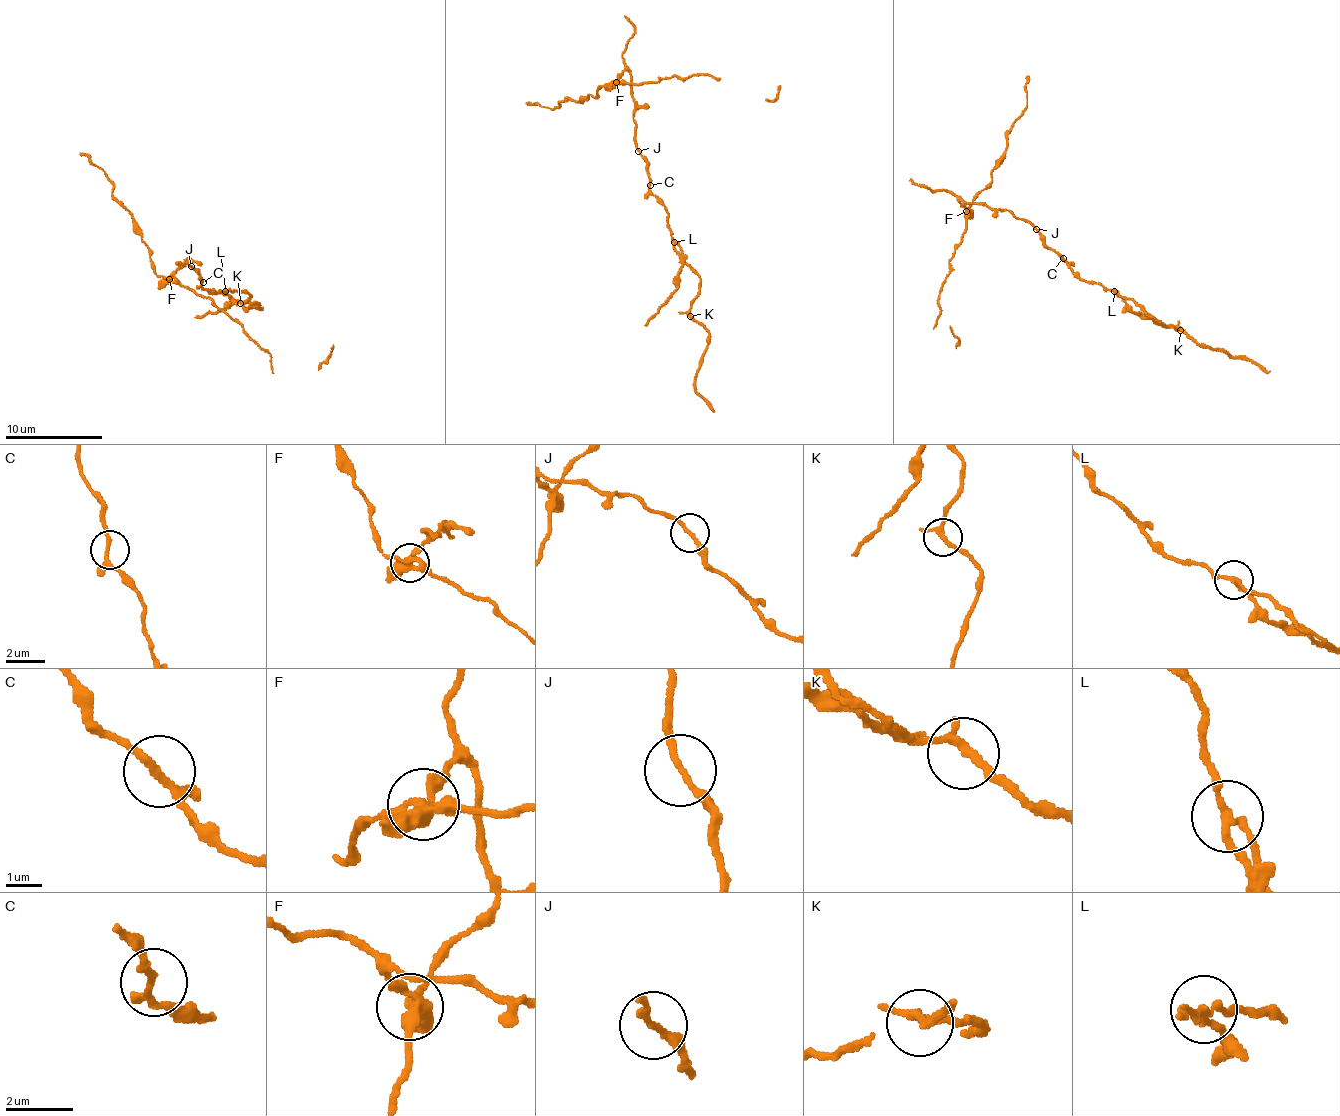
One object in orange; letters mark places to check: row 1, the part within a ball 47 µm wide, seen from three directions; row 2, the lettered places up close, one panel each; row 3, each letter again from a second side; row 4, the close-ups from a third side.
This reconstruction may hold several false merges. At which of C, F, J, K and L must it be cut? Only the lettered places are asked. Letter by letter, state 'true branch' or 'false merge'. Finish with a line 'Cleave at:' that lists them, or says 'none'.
C: true branch
F: false merge
J: true branch
K: true branch
L: false merge
Cleave at: F, L

